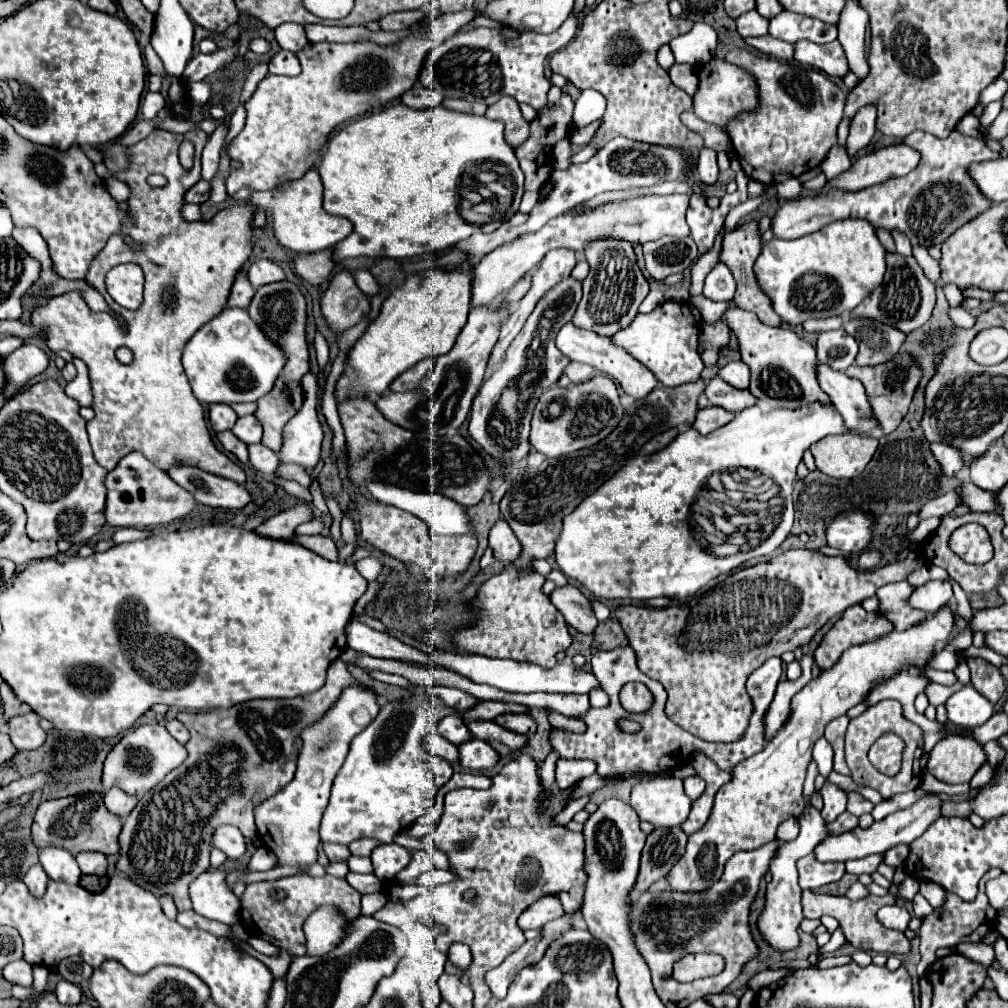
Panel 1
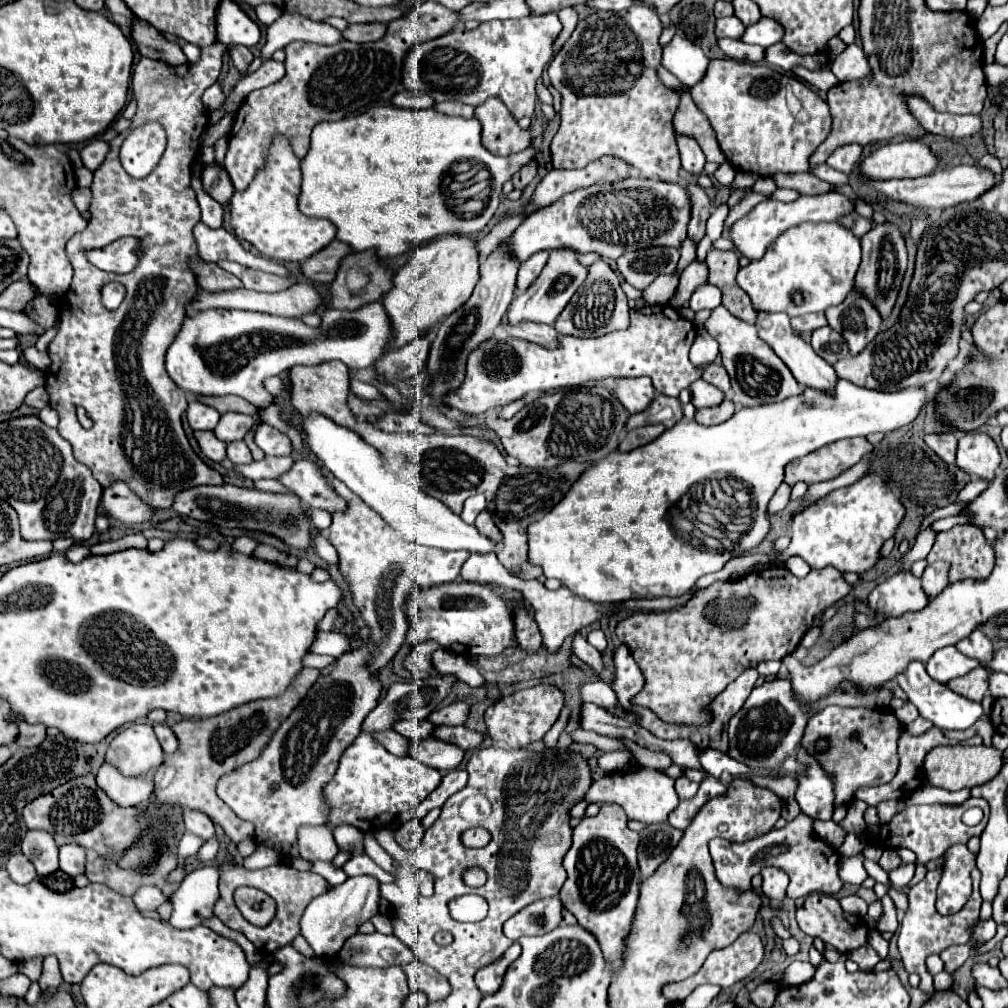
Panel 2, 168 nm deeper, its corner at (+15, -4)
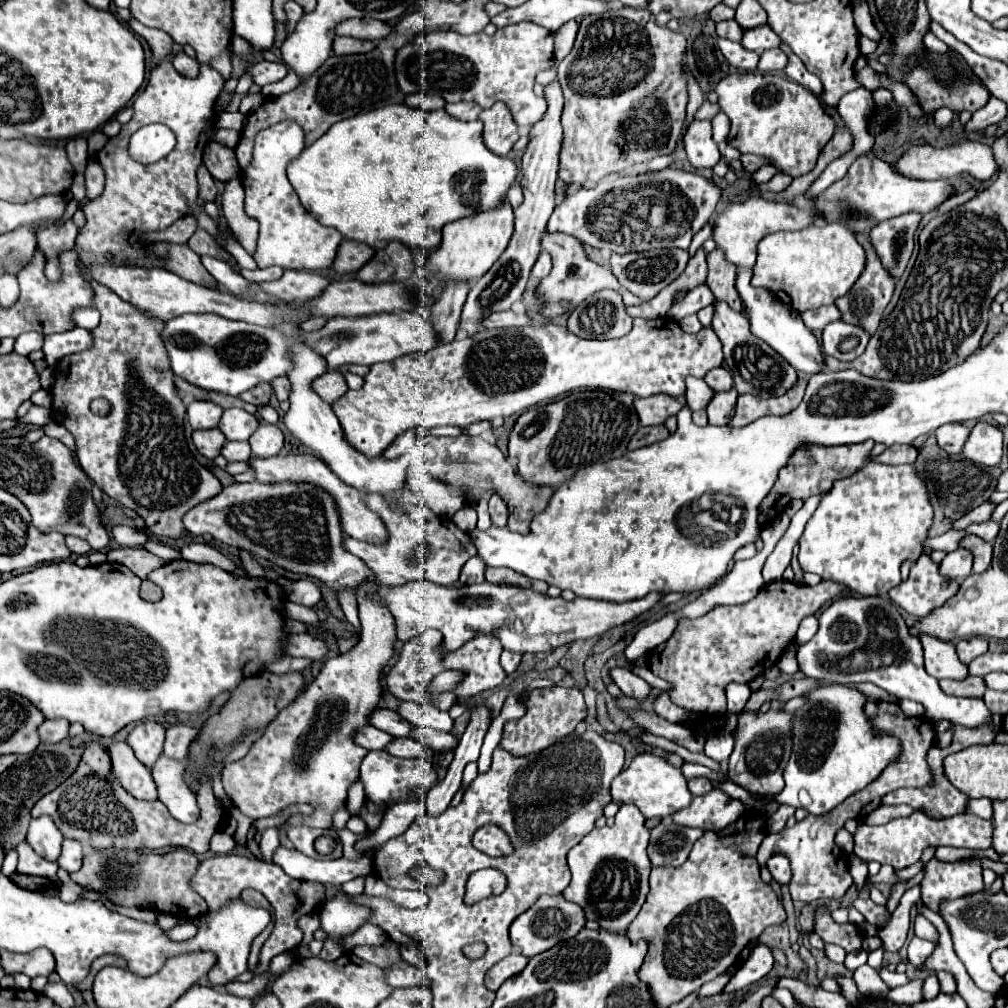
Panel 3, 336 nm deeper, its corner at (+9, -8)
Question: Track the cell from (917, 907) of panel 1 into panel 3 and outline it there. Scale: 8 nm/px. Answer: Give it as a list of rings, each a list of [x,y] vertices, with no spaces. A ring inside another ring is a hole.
[[[913,812],[907,818],[897,818],[891,820],[889,824],[883,826],[867,826],[859,824],[857,828],[857,842],[855,842],[855,854],[863,862],[869,864],[869,874],[875,876],[881,864],[889,864],[895,870],[903,870],[911,864],[915,864],[921,858],[923,848],[927,846],[955,846],[955,848],[971,848],[971,850],[985,850],[991,846],[991,832],[993,824],[991,820],[983,820],[979,816],[969,816],[969,814],[957,814],[947,820],[929,820],[927,816]]]

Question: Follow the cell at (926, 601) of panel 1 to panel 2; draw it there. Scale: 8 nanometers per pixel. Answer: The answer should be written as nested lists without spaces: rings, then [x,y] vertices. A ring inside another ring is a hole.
[[[935,562],[933,566],[925,568],[925,572],[921,576],[921,586],[925,588],[925,594],[929,594],[929,598],[939,596],[943,592],[943,588],[949,584],[947,570],[949,570],[947,562]]]

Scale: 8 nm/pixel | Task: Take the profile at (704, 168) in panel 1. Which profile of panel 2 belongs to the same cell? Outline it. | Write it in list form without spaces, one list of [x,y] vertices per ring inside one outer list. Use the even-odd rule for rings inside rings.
[[[679,136],[677,144],[679,144],[679,152],[681,152],[681,166],[689,174],[701,174],[703,166],[705,166],[705,156],[703,156],[703,150],[699,148],[699,144],[687,136]]]

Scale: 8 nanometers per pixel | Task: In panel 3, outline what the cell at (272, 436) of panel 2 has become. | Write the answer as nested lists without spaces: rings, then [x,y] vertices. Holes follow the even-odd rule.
[[[259,424],[259,428],[249,438],[249,446],[253,450],[253,456],[275,456],[283,448],[283,434],[273,424]]]

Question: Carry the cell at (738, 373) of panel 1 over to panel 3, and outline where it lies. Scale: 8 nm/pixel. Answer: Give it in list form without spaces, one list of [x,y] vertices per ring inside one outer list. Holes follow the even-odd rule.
[[[715,368],[715,370],[709,370],[703,378],[715,392],[723,392],[723,390],[729,390],[733,388],[733,378],[731,374],[725,370],[725,368]]]

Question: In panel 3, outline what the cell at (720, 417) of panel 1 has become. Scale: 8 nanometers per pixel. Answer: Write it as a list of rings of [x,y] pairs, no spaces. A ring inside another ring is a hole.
[[[731,388],[727,392],[715,392],[711,402],[707,404],[709,424],[725,426],[735,414],[735,402],[737,402],[737,390],[735,388]]]

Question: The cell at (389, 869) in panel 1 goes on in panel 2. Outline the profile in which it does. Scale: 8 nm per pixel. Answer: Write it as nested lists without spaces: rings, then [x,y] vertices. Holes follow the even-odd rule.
[[[353,876],[347,878],[341,886],[329,888],[329,892],[311,900],[301,916],[301,934],[313,948],[315,956],[333,956],[341,950],[343,942],[357,932],[357,928],[377,914],[379,906],[379,880],[373,876]]]

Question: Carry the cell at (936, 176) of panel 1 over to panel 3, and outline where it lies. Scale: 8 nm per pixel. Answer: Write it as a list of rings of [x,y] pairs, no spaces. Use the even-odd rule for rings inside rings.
[[[753,196],[745,202],[739,204],[723,204],[721,210],[717,212],[713,220],[713,232],[711,238],[715,240],[717,248],[725,252],[725,258],[735,264],[737,268],[753,268],[755,266],[755,256],[757,256],[757,244],[761,238],[767,234],[779,232],[779,230],[801,230],[805,226],[811,226],[819,220],[821,216],[815,214],[813,208],[797,208],[795,204],[787,202],[771,202],[761,196]]]

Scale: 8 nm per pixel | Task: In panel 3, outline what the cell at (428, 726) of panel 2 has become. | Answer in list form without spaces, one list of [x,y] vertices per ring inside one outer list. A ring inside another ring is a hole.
[[[377,708],[377,712],[369,714],[369,724],[391,736],[409,736],[413,728],[411,722],[405,722],[403,718],[399,718],[397,712],[383,710],[383,708]]]

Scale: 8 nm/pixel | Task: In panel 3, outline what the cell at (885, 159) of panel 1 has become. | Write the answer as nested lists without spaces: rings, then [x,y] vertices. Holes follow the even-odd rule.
[[[961,140],[953,146],[945,146],[945,148],[935,148],[929,144],[919,144],[919,146],[911,146],[897,162],[895,162],[899,174],[907,176],[907,178],[915,178],[915,180],[947,180],[953,178],[957,174],[971,174],[975,180],[979,182],[987,182],[991,180],[995,174],[1001,172],[1001,166],[997,164],[991,146],[977,142],[977,140]]]

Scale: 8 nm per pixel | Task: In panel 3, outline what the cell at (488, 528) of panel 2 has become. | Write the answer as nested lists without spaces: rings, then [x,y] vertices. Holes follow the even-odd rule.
[[[491,494],[489,498],[489,512],[491,512],[491,520],[495,526],[505,526],[507,524],[507,516],[509,516],[509,510],[507,510],[507,504],[503,502],[503,498],[499,498],[499,494]]]

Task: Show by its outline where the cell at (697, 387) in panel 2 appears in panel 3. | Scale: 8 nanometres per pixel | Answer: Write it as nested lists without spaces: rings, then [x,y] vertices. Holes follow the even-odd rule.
[[[687,378],[687,390],[685,390],[685,400],[687,400],[687,406],[695,412],[695,410],[703,410],[711,396],[715,394],[707,384],[705,380],[697,380],[697,378]]]

